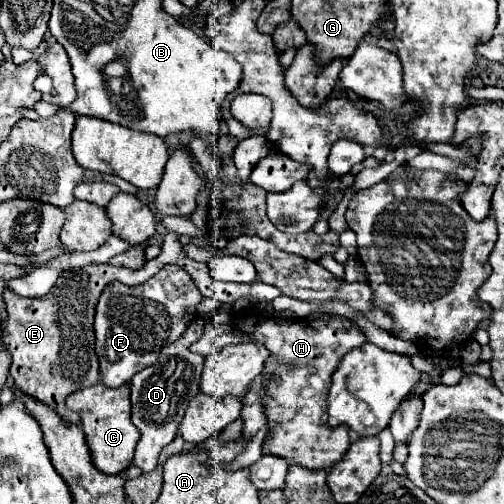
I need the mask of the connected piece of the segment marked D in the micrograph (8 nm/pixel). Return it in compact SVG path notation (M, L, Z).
M198 317L190 323L190 327L186 329L186 333L166 345L160 355L158 361L146 369L142 369L140 373L136 373L136 377L132 377L130 381L130 399L132 399L132 423L138 427L140 431L140 441L136 447L136 455L134 455L134 465L140 467L142 471L152 471L156 469L156 461L160 451L174 441L174 437L178 435L178 425L184 417L184 411L190 403L190 399L200 393L200 373L204 371L204 355L192 353L190 345L194 341L198 341L204 333L204 317Z

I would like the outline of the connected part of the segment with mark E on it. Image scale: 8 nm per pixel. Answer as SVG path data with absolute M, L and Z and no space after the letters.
M168 231L162 243L162 253L156 259L150 259L144 263L142 269L133 271L126 267L112 267L112 265L86 265L80 269L68 269L62 271L54 291L46 293L44 297L20 297L12 293L12 289L4 289L4 303L6 303L6 321L2 325L4 329L4 343L8 347L8 353L12 357L10 375L14 379L16 389L32 395L38 401L44 401L48 407L52 407L60 417L64 417L68 423L80 425L80 415L70 411L66 407L66 397L78 389L90 387L100 383L100 367L98 357L94 351L94 313L96 313L96 301L102 293L102 289L110 281L120 281L129 287L134 287L148 281L156 271L160 271L166 263L174 263L178 267L184 267L196 287L202 291L204 297L212 297L218 303L232 305L240 297L248 297L252 301L272 301L280 295L280 291L272 285L264 285L262 281L256 281L252 285L244 283L222 283L216 281L210 271L208 263L192 261L184 245L180 243L180 235L174 231Z

